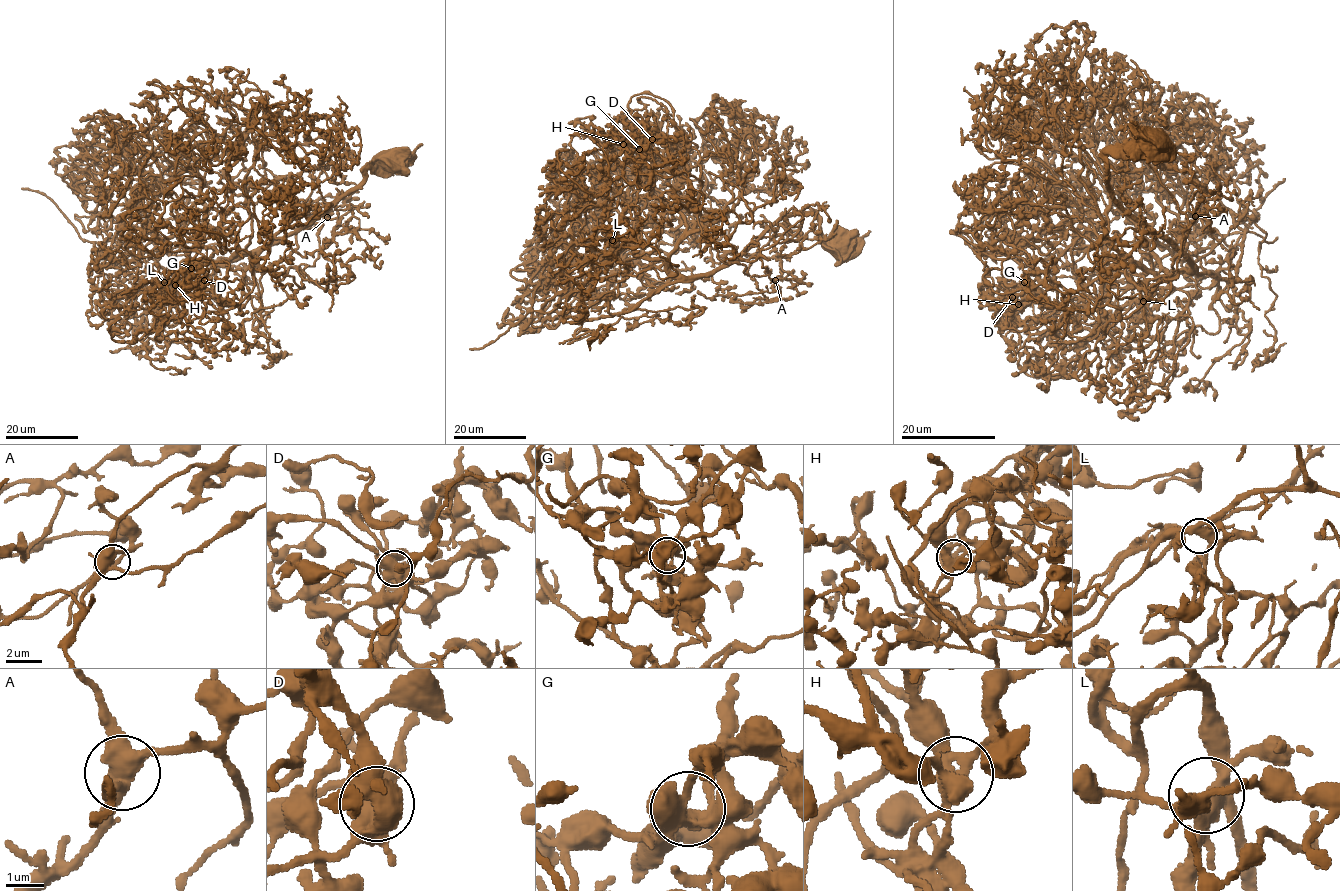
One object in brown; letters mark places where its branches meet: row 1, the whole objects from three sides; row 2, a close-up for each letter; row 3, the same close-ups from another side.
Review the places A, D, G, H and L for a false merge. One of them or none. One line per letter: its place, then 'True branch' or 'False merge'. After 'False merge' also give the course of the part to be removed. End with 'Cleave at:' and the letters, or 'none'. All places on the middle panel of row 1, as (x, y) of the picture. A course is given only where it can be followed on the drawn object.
A: Place: (775, 280). True branch
D: Place: (652, 139). True branch
G: Place: (639, 149). True branch
H: Place: (623, 144). True branch
L: Place: (612, 240). True branch
Cleave at: none

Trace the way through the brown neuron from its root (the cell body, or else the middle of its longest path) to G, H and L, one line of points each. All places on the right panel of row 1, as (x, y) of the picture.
G: (1150, 144), (1111, 149), (1108, 186), (1190, 269), (1085, 230), (1019, 325), (1024, 282)
H: (1150, 144), (1111, 149), (1108, 186), (1190, 269), (1111, 264), (1057, 337), (1022, 347), (1018, 304)
L: (1150, 144), (1150, 152), (1140, 140), (1111, 149), (1108, 186), (1190, 269), (1166, 271), (1171, 286), (1143, 301)

